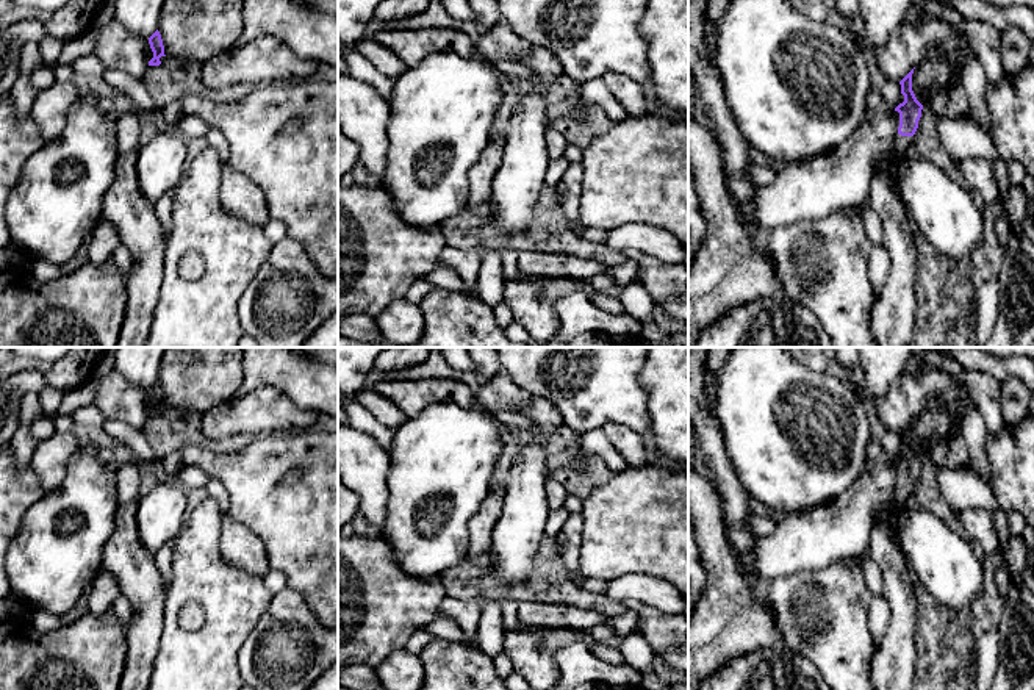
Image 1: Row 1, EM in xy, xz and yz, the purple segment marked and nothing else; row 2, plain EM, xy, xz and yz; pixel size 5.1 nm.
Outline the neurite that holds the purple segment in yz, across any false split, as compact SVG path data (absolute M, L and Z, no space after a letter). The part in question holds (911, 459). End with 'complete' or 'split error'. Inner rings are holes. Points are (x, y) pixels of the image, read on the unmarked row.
M914 419L899 432L904 452L895 458L895 462L899 463L898 487L893 499L893 504L898 509L907 505L907 499L912 496L914 485L918 479L918 471L923 460L923 455L917 451L912 441L912 424Z | split error

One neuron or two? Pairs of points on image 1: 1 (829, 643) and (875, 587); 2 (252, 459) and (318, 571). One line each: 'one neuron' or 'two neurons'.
1: two neurons
2: one neuron

